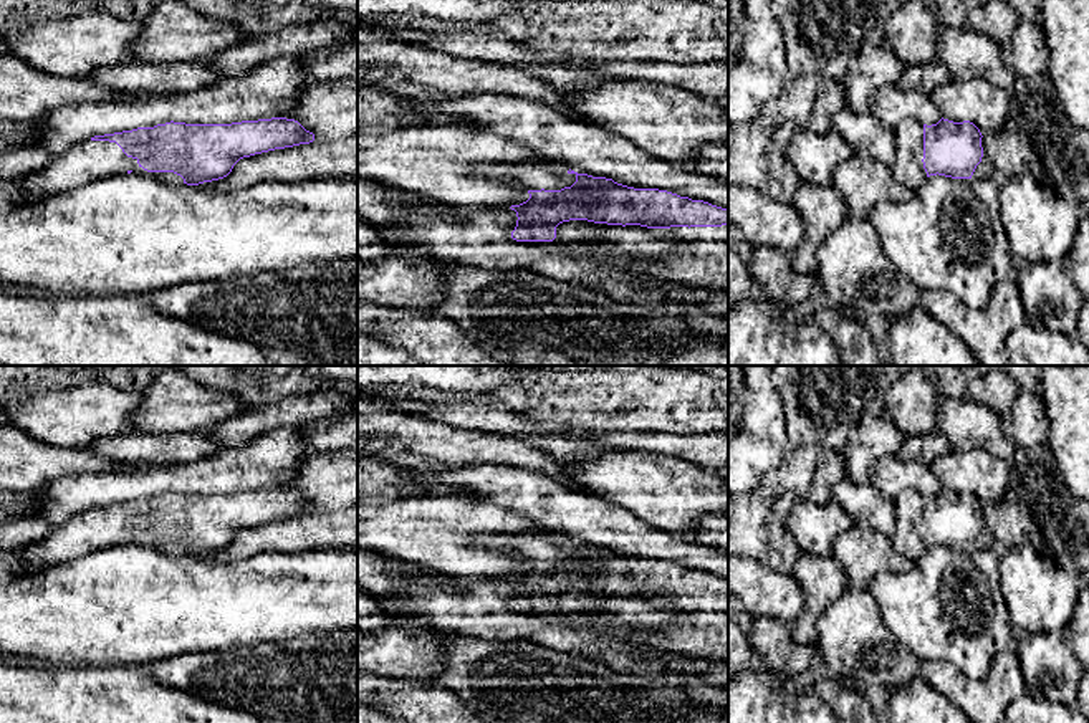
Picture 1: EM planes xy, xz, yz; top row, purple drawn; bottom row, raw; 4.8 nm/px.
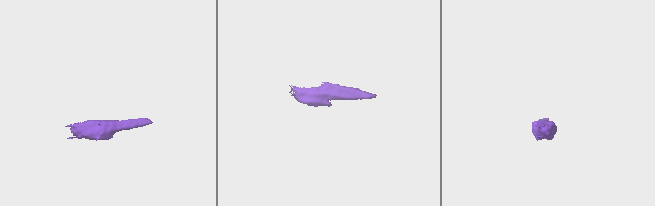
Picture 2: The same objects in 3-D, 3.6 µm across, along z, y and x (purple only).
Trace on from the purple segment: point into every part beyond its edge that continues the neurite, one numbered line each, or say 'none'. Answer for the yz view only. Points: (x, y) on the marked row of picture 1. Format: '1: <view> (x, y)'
1: yz (907, 167)

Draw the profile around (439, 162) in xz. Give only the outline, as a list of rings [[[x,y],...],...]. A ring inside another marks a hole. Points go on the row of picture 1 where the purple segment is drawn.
[[[458,126],[357,127],[361,179],[462,208],[511,207],[530,199],[530,189],[490,179],[477,170],[478,165],[541,165],[556,174],[569,170],[495,132]]]

